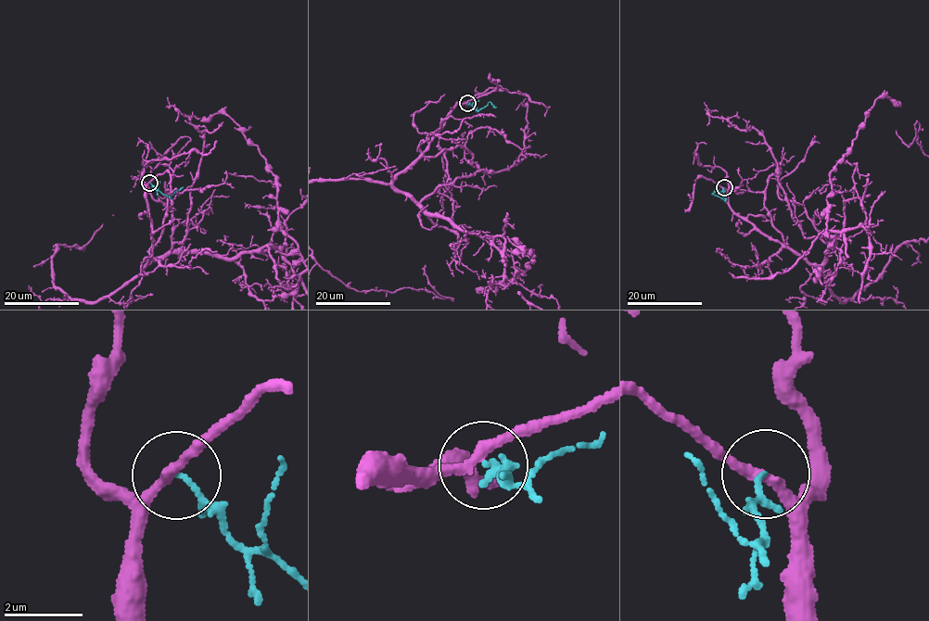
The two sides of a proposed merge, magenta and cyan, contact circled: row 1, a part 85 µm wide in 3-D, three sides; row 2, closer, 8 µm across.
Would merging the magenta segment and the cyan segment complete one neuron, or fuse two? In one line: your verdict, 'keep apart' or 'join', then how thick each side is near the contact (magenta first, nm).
keep apart; 240 nm thick on the magenta side, 120 nm on the other

